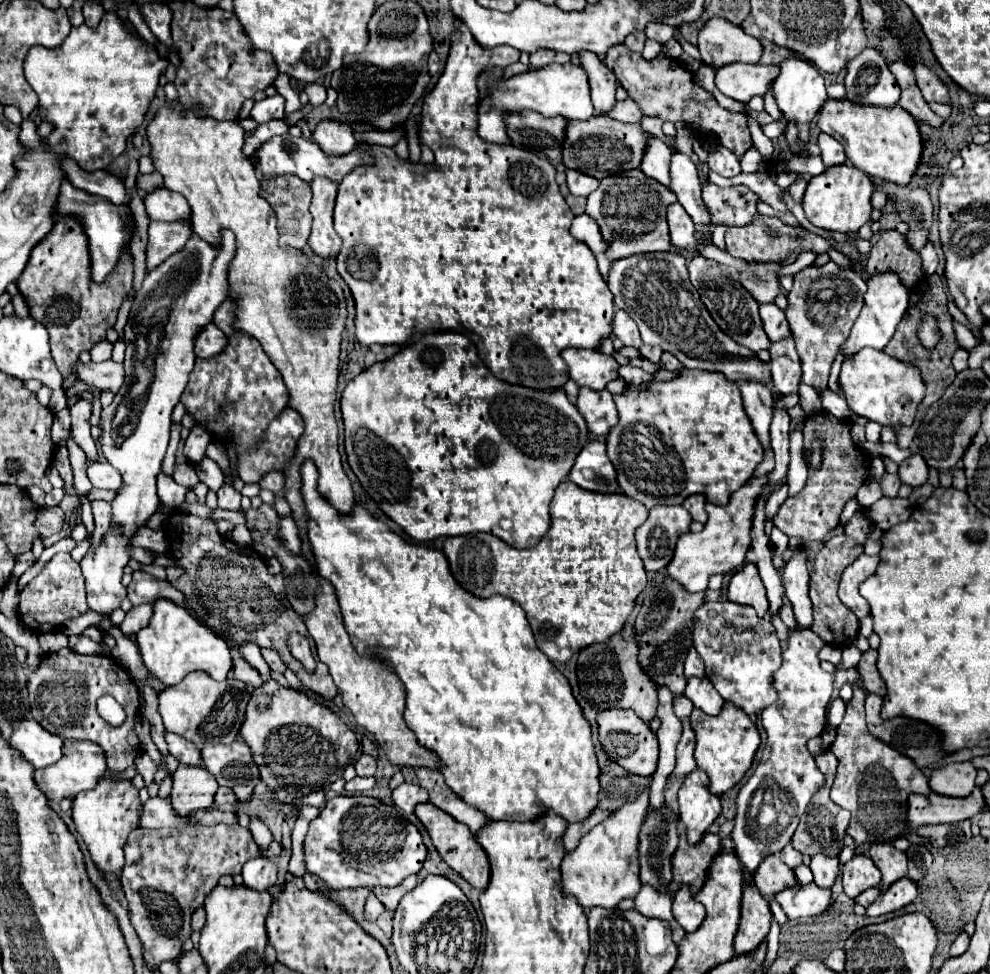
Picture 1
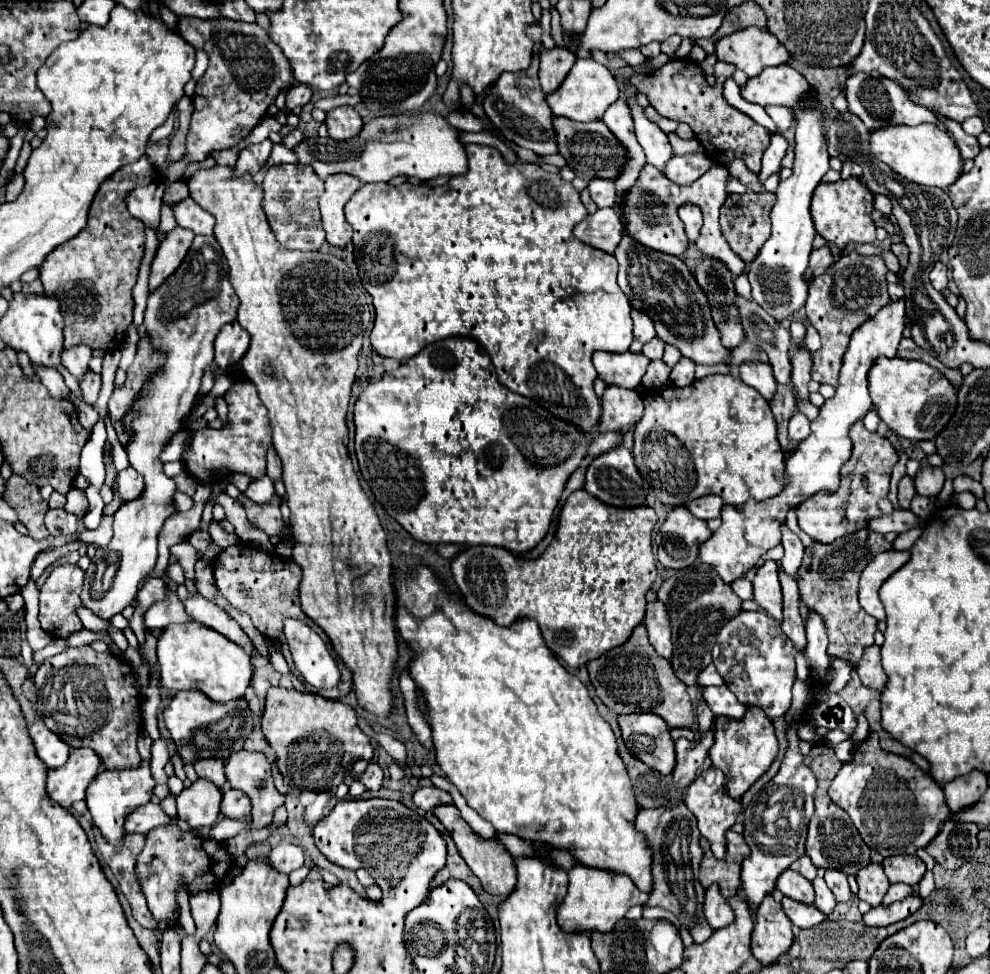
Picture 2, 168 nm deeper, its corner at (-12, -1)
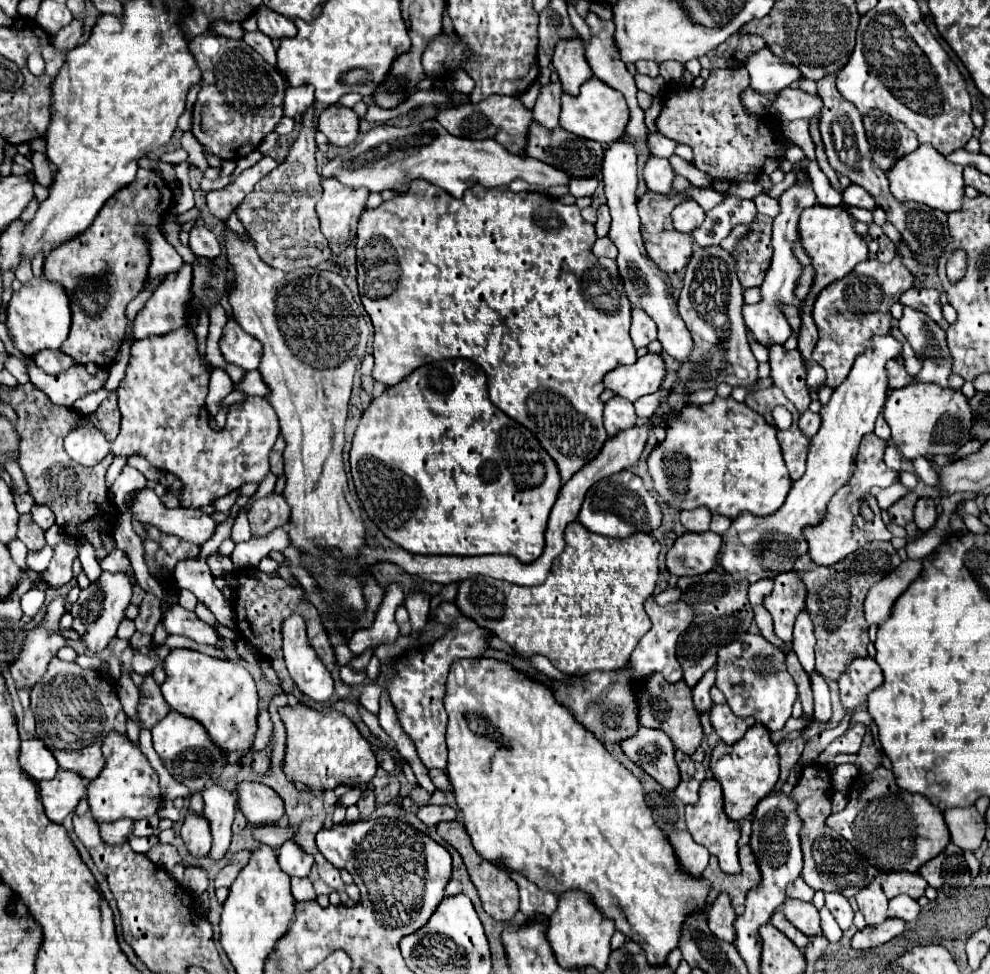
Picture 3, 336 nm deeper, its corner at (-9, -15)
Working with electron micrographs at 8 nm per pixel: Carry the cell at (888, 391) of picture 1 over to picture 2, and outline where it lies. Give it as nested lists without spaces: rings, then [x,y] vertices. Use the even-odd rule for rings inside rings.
[[[879,357],[871,367],[867,381],[869,395],[879,419],[885,421],[887,427],[893,429],[899,437],[909,441],[933,439],[947,425],[957,405],[955,387],[947,381],[945,375],[923,361]]]

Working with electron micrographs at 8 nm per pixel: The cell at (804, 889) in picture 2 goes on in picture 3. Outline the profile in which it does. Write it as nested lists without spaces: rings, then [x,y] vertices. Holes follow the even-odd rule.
[[[786,899],[782,911],[784,911],[786,919],[798,931],[802,931],[804,935],[808,935],[808,937],[822,935],[820,915],[818,915],[818,909],[812,903],[804,903],[804,901],[796,901],[796,899]]]

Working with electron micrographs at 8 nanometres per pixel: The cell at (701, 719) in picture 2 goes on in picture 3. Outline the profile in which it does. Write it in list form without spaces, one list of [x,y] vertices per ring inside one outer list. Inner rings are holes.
[[[712,667],[700,681],[698,685],[692,689],[692,695],[694,695],[694,705],[700,713],[708,711],[712,707],[712,699],[710,699],[710,687],[714,685],[714,679],[716,679],[716,667]]]

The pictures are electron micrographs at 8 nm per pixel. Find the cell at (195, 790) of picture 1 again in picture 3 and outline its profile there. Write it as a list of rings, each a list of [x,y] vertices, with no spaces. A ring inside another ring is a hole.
[[[192,811],[188,813],[188,817],[180,829],[180,837],[186,843],[188,853],[192,853],[198,859],[206,857],[212,847],[212,835],[210,835],[208,821],[204,817],[194,815]]]

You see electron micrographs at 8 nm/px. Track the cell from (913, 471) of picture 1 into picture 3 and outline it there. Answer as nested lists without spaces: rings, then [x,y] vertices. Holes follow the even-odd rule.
[[[920,499],[916,503],[916,509],[914,509],[914,515],[916,515],[916,525],[920,527],[922,533],[930,531],[938,519],[938,511],[936,511],[936,501],[934,499]]]

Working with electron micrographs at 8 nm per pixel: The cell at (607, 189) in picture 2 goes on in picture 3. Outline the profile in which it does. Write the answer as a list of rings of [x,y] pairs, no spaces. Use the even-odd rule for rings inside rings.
[[[602,205],[602,207],[598,207],[596,235],[598,235],[598,237],[606,237],[606,235],[608,235],[608,227],[610,227],[610,213],[608,213],[608,207]]]

